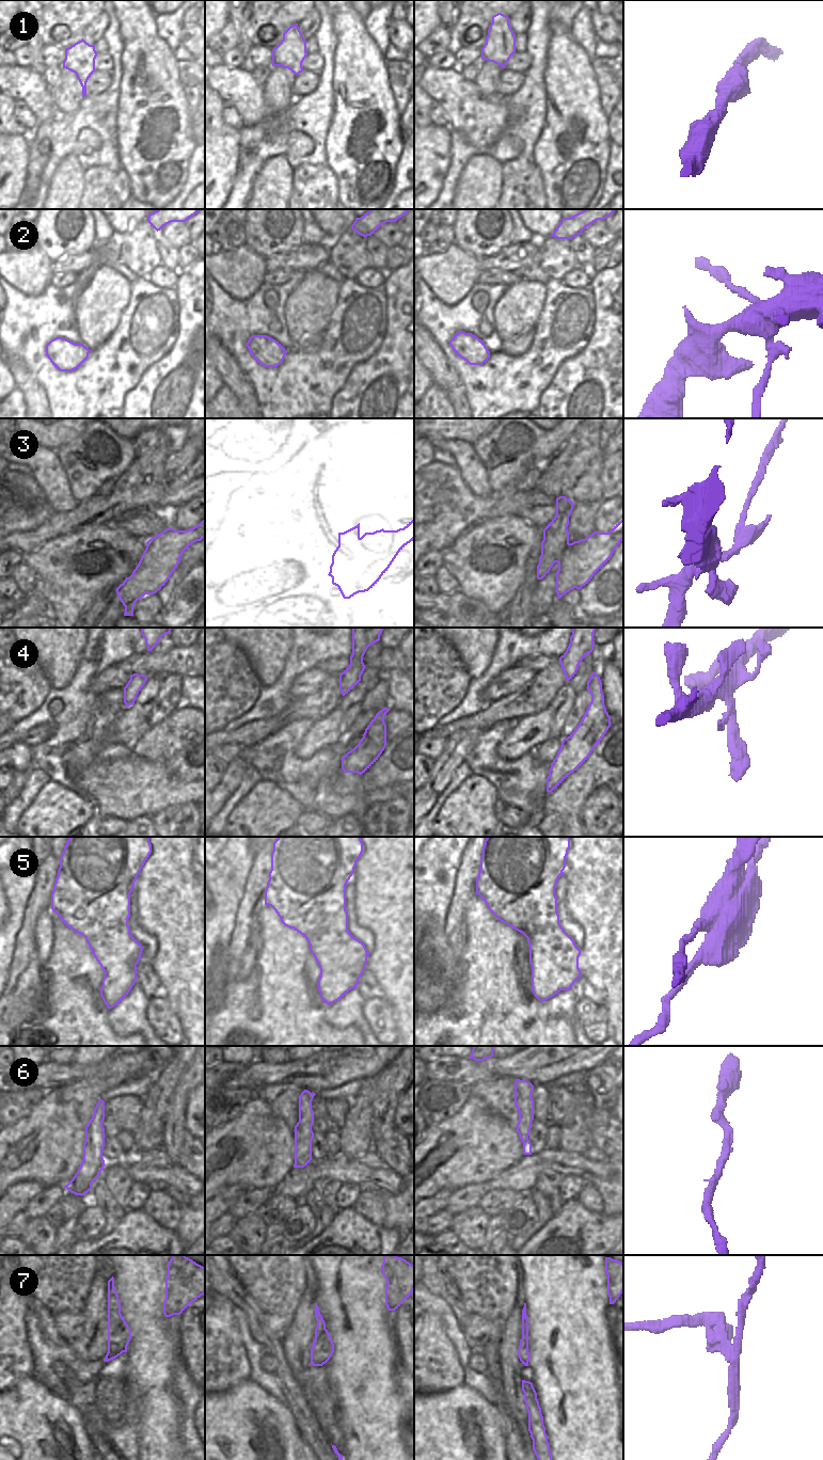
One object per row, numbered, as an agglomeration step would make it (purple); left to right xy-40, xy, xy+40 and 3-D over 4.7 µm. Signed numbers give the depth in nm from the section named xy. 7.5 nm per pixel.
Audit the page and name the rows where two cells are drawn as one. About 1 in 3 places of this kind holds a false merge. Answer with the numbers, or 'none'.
3, 5, 7

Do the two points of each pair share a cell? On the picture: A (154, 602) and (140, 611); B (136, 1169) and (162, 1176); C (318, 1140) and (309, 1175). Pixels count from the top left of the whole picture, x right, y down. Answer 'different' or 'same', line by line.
A: same
B: same
C: different

